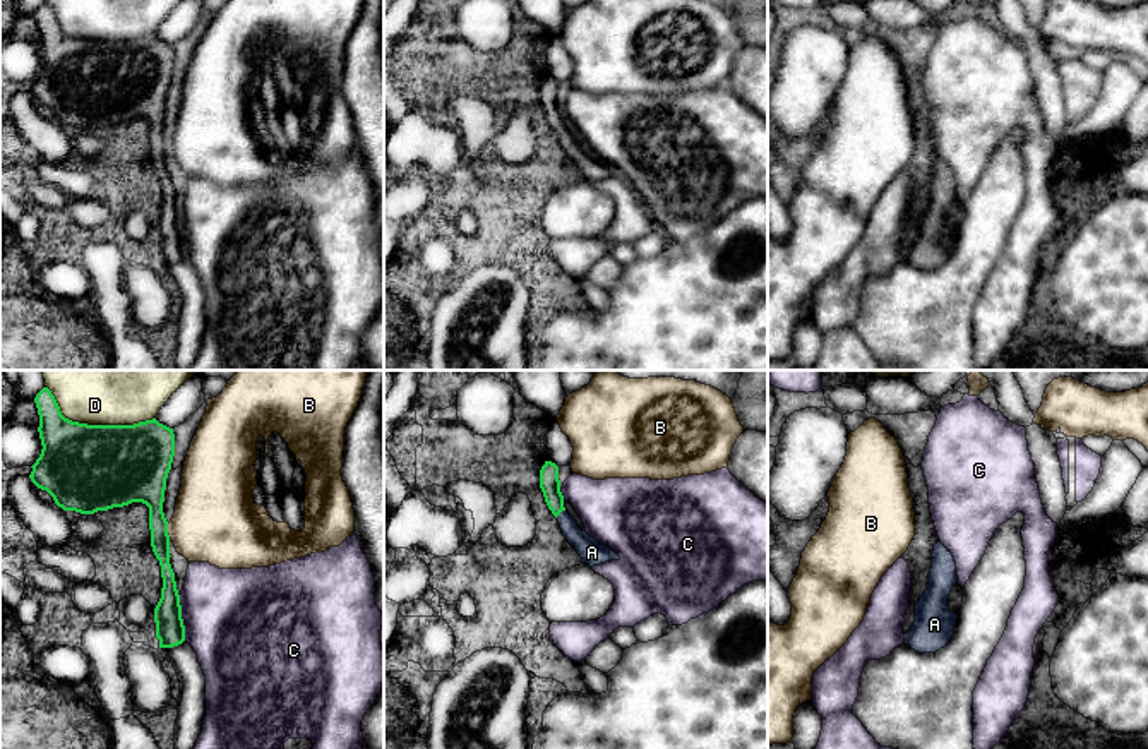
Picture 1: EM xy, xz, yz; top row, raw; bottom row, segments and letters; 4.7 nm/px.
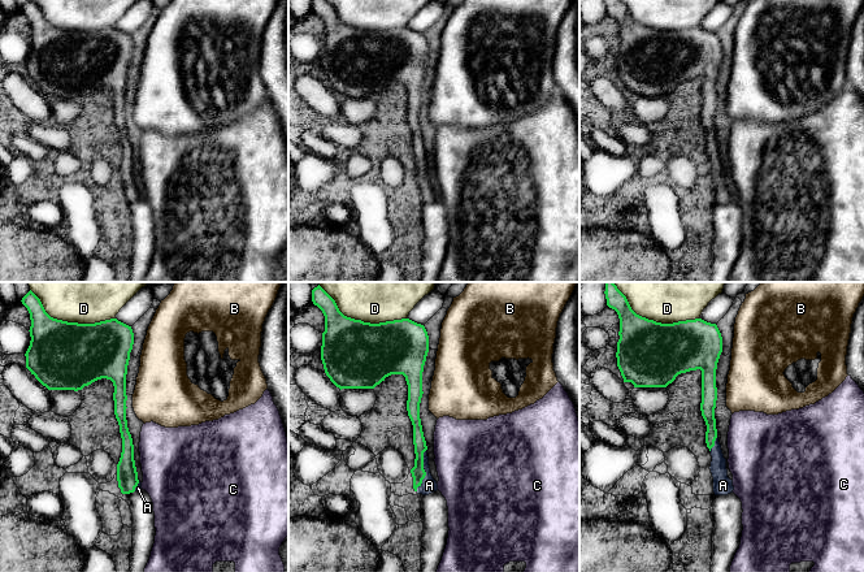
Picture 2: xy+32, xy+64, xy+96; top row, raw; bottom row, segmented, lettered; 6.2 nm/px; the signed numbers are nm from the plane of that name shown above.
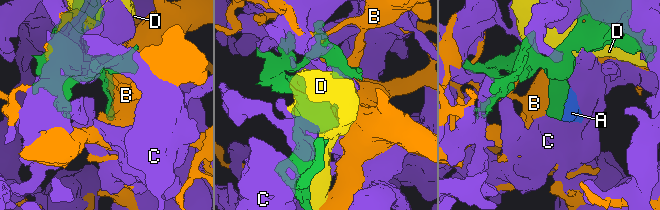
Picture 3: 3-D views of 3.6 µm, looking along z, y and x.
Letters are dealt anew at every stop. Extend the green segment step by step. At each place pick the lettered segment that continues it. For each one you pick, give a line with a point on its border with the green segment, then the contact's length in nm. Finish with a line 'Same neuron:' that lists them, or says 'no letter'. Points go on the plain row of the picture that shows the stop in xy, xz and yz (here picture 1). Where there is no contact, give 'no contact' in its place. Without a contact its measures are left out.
A: xz (559, 129) | 60 nm
Same neuron: A

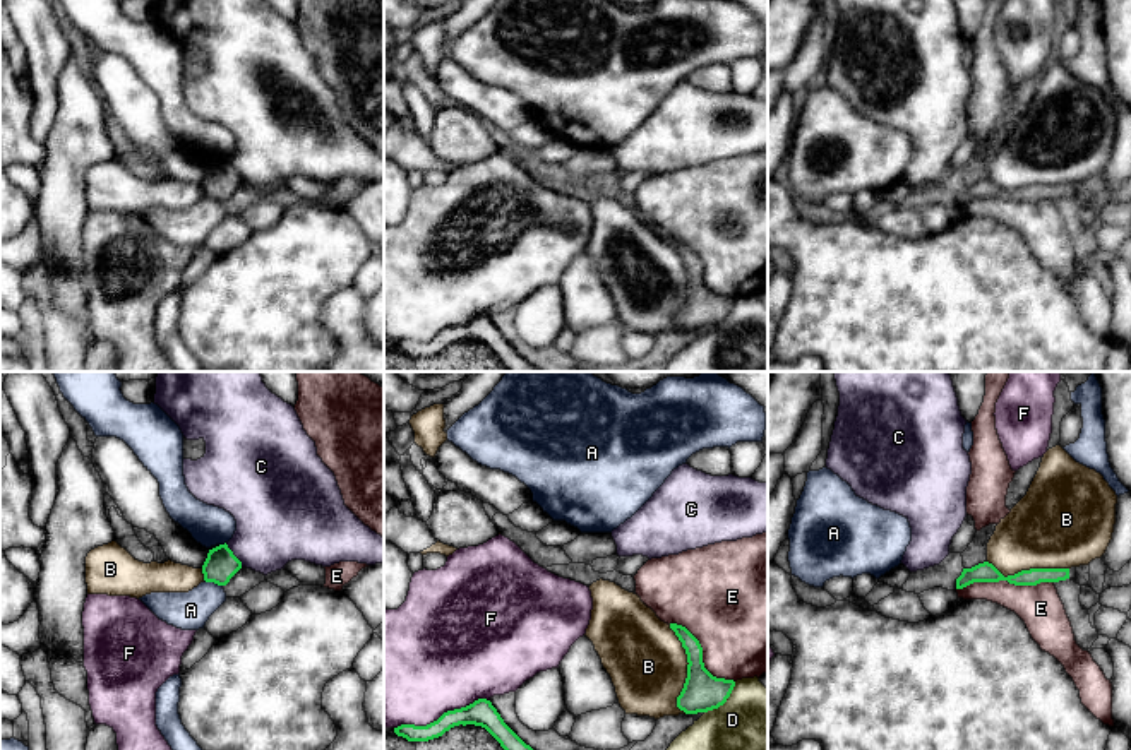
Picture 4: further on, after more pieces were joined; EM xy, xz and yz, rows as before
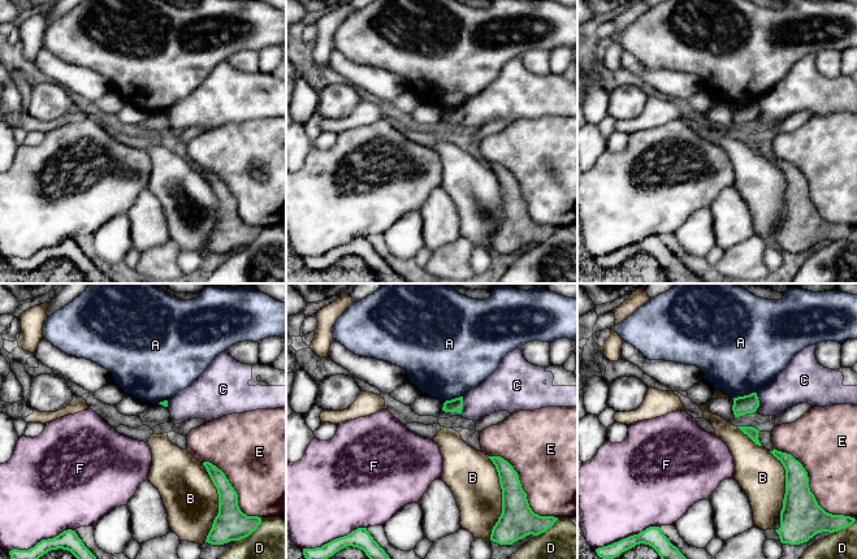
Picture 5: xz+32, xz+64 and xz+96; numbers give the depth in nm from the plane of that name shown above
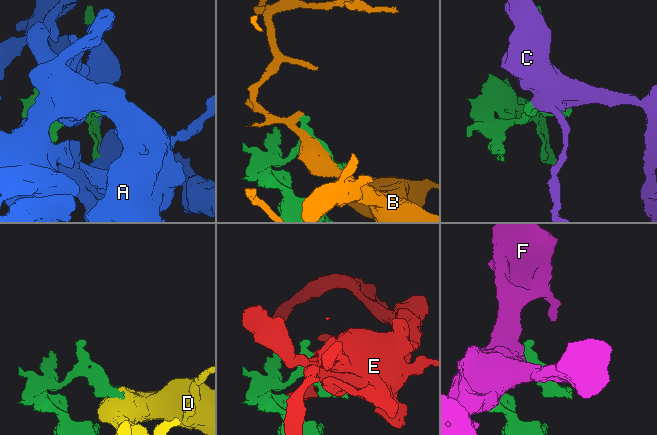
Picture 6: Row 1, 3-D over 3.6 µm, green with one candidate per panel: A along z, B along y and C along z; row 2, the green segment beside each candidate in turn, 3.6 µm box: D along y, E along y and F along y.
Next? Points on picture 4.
Same neuron: no letter

